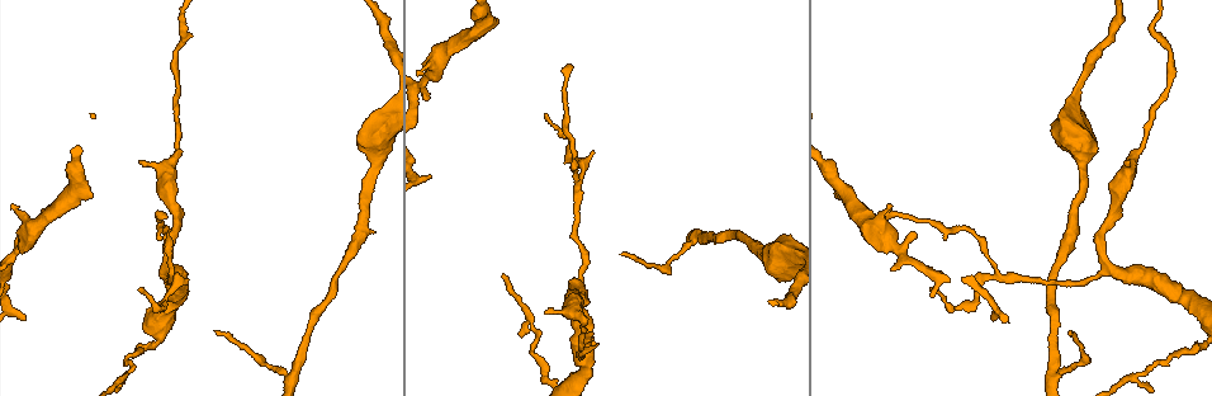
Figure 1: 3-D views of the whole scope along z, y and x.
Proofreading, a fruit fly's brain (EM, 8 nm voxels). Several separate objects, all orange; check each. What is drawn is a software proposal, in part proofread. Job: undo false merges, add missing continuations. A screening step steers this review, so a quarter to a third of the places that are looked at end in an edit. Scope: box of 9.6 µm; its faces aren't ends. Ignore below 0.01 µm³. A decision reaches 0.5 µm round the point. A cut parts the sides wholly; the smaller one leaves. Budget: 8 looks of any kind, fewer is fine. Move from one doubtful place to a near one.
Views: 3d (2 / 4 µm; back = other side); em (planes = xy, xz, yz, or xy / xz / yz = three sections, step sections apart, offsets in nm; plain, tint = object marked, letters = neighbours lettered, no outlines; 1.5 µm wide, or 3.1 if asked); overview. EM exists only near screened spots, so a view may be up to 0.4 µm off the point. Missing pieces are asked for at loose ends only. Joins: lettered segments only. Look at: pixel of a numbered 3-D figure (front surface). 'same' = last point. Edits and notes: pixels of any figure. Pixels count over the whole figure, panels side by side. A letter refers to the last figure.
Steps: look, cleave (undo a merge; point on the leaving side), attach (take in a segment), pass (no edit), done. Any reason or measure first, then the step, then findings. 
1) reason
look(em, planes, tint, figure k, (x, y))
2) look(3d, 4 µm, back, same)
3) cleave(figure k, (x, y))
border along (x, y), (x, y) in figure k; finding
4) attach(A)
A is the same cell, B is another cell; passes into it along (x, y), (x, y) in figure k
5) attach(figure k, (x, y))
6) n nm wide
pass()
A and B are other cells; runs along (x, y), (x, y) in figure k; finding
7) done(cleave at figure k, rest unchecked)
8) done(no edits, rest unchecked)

an open end
look(3d, 4 µm, figure 1, (427, 97))

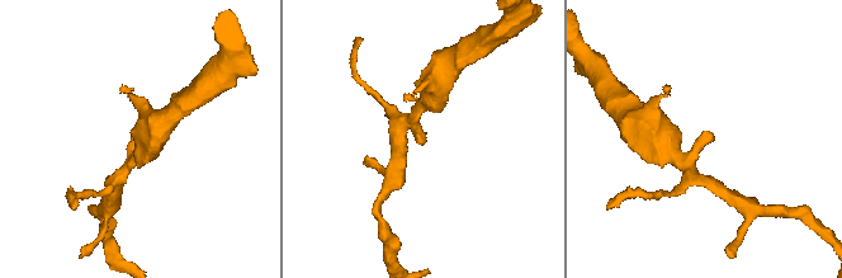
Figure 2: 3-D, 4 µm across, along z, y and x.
look(em, planes, letters, figure 2, (423, 141))

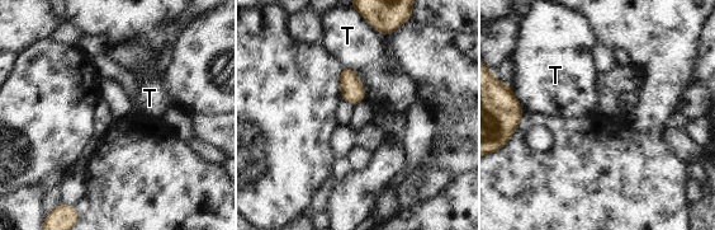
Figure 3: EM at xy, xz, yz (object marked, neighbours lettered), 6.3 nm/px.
pass()
T is another cell; no lettered segment goes on from it

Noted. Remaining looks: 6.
calibre changes
look(3d, 2 µm, figure 1, (290, 376))

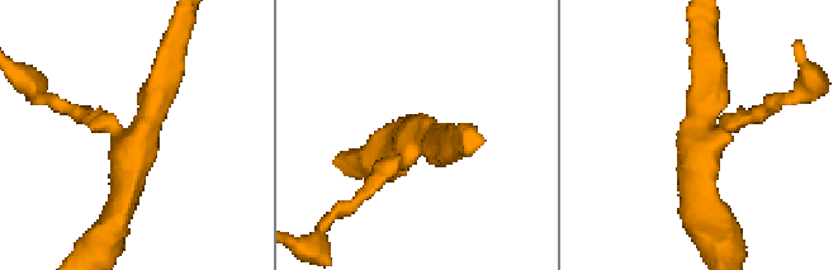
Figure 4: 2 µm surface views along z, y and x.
now the EM
look(em, planes, tint, figure 4, (707, 132))

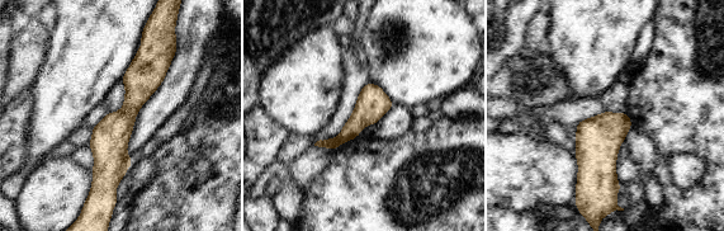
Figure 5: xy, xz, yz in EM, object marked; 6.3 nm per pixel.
what lies round it
look(em, planes, letters, same)

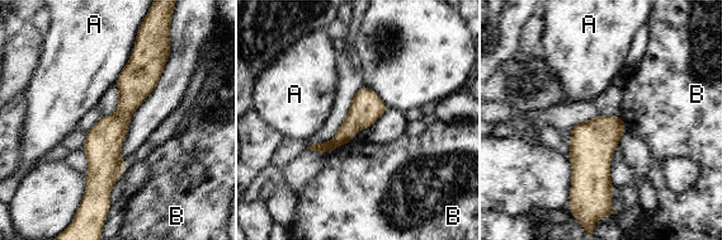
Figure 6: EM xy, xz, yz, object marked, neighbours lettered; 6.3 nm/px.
cleave(figure 6, (326, 147))
A and B are other cells; border along (331, 141), (334, 146) in figure 6; two neurons meet here

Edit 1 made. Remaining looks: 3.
done(cleave at figure 6, rest unchecked)

